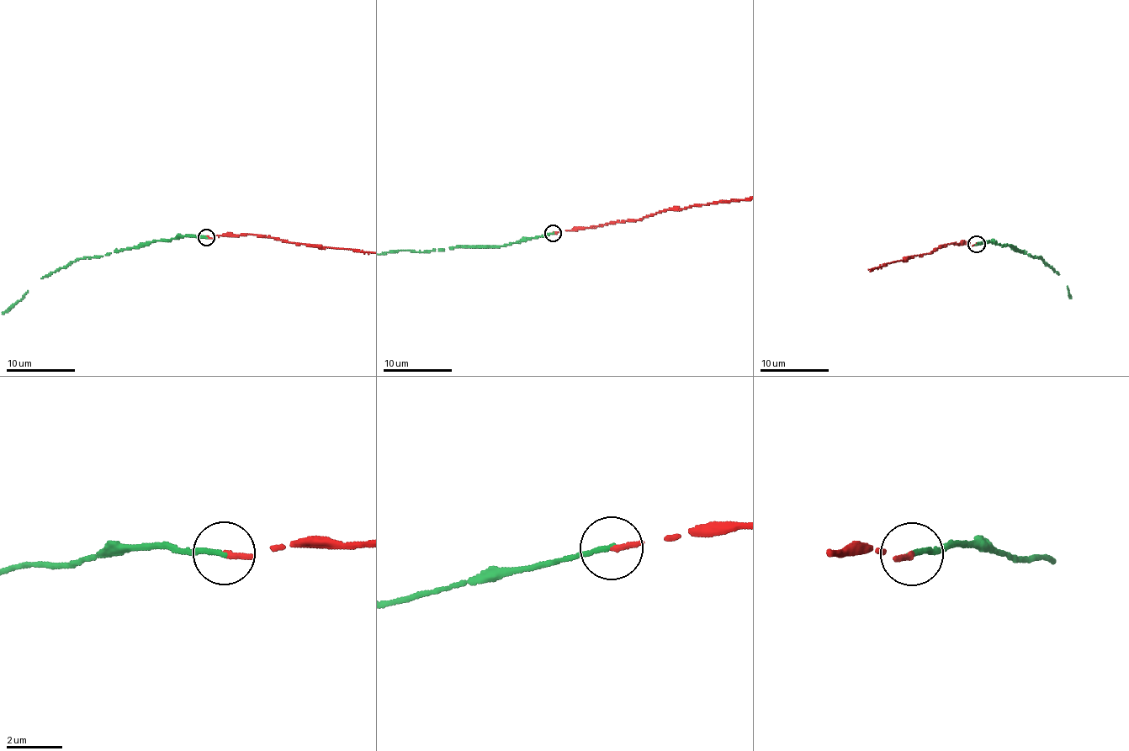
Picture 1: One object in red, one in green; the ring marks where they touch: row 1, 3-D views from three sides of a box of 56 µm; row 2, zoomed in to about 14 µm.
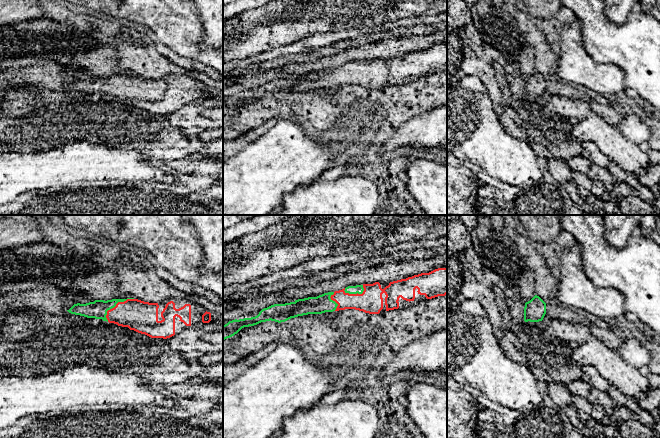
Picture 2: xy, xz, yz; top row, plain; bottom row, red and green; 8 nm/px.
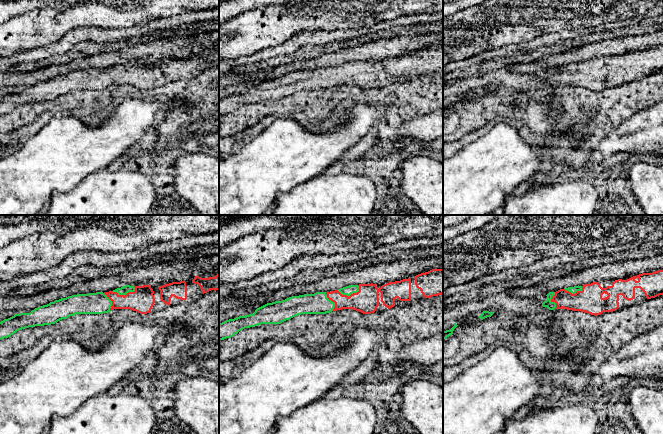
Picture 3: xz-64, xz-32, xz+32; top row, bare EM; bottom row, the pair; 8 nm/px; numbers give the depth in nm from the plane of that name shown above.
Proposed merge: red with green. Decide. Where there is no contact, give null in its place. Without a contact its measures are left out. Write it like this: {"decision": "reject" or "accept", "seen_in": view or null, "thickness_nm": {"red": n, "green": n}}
{"decision": "accept", "seen_in": "xy", "thickness_nm": {"red": 260, "green": 150}}

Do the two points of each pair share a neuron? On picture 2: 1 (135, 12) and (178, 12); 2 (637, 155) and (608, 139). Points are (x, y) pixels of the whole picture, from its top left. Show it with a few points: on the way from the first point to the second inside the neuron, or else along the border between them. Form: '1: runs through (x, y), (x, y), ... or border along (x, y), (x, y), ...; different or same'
1: runs through (146, 12), (167, 12); same
2: runs through (630, 155), (627, 155), (615, 145); same

